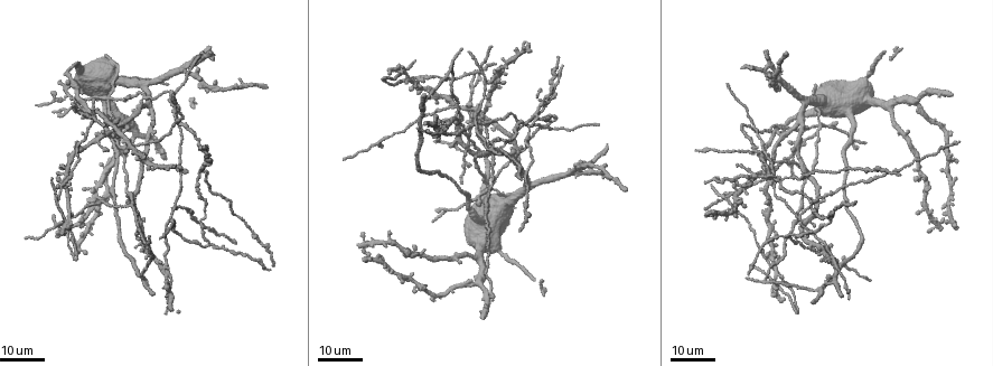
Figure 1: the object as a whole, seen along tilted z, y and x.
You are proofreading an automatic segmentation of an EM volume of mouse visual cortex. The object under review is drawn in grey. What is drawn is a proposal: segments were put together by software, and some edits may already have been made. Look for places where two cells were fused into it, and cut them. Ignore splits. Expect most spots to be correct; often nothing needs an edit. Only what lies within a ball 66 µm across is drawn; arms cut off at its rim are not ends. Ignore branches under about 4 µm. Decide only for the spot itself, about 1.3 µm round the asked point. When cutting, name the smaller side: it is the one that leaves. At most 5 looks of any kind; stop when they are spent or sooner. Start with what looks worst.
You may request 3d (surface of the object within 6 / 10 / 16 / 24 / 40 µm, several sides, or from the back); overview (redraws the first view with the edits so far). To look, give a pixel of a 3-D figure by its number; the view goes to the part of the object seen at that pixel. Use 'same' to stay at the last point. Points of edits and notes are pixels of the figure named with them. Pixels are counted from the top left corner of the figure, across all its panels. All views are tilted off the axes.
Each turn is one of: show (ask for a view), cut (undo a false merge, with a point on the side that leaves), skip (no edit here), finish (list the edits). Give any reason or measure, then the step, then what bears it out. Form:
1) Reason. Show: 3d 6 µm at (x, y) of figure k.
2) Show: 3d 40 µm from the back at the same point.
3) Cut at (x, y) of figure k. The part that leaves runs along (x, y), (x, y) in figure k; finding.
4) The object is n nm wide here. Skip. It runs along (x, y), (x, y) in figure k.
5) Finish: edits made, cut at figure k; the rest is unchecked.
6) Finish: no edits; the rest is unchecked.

Four arms meet. Show: 3d 24 µm at (86, 110) of figure 1.

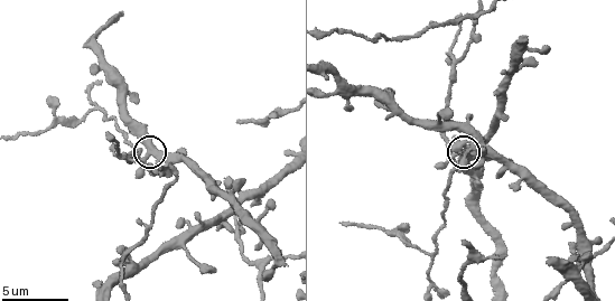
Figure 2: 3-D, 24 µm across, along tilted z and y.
Show: 3d 10 µm at (147, 152) of figure 2.

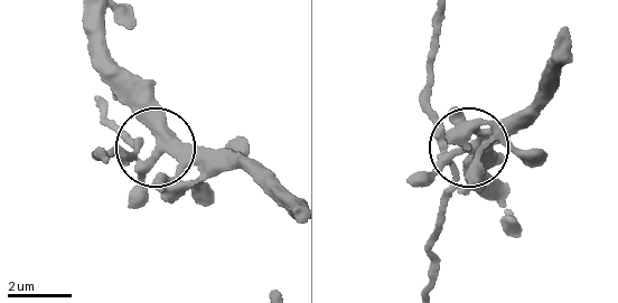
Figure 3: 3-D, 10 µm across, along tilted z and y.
Skip. Continuous, no second cell.

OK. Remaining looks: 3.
Branch point. Show: 3d 16 µm at (165, 277) of figure 1.

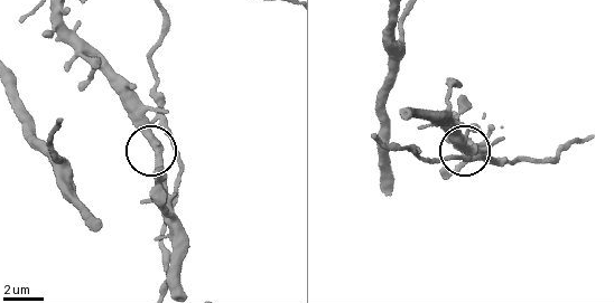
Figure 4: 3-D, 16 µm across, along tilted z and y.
Show: 3d 10 µm at (159, 149) of figure 4.

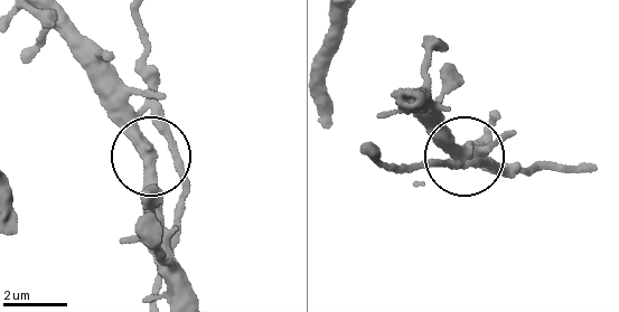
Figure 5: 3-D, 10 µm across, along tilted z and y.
Skip. It runs along (59, 21), (123, 133), (178, 175), (180, 220) in figure 5; one cell here.

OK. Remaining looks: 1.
Finish: no edits; the rest is unchecked.

